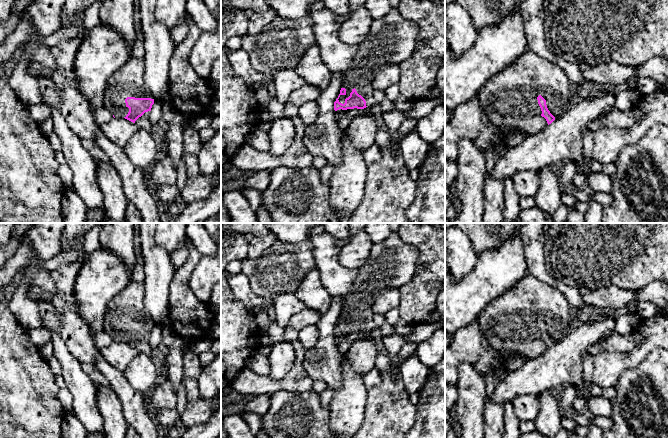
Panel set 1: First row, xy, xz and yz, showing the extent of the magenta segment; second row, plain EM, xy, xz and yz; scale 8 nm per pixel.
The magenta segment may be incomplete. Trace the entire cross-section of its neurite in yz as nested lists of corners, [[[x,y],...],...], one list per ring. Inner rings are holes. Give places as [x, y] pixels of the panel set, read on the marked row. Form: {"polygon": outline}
{"polygon": [[[531,50],[494,75],[477,96],[489,123],[519,127],[528,134],[542,131],[577,101],[574,85],[567,74],[559,66]]]}

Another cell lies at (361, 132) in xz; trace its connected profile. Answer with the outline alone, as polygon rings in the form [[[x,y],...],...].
[[[373,111],[356,116],[347,127],[347,135],[352,146],[364,153],[375,142],[378,129],[375,111]]]

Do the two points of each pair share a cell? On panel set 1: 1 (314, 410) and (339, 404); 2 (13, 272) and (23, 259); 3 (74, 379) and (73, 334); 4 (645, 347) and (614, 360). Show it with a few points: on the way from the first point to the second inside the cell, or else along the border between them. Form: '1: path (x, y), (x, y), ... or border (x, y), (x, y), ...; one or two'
1: border (328, 410), (331, 427); two
2: path (13, 269), (20, 262); one
3: border (60, 334), (68, 350), (80, 363); two
4: path (637, 355), (629, 360), (622, 360); one

